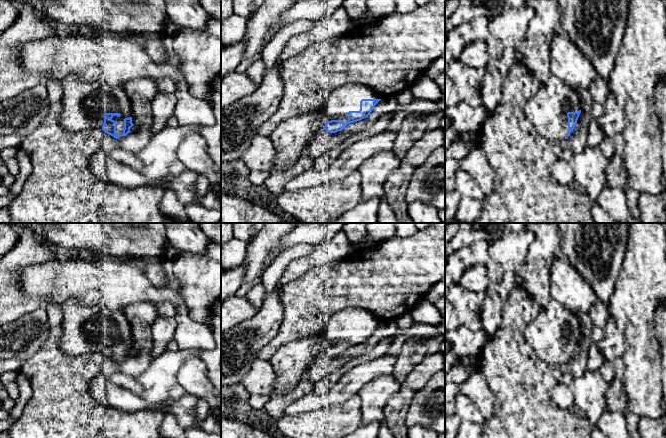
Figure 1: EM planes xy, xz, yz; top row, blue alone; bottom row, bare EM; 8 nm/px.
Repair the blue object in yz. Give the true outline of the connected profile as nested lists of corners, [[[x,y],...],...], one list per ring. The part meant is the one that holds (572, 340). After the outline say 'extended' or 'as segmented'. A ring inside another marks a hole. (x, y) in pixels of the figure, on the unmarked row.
[[[551,299],[527,326],[525,337],[536,355],[556,366],[568,363],[581,337],[577,316]]]; extended

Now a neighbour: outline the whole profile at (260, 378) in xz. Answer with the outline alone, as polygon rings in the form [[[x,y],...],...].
[[[256,358],[241,384],[250,394],[272,396],[275,380],[276,374],[269,361]]]

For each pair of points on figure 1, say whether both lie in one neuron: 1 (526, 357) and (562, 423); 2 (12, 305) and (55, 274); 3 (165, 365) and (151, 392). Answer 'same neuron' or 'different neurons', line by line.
1: same neuron
2: different neurons
3: same neuron

